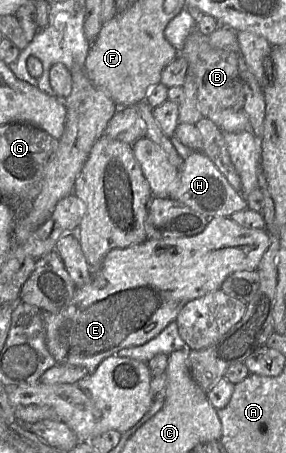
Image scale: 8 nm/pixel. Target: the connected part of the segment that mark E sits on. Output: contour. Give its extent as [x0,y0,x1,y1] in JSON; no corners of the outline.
[44,216,270,372]

